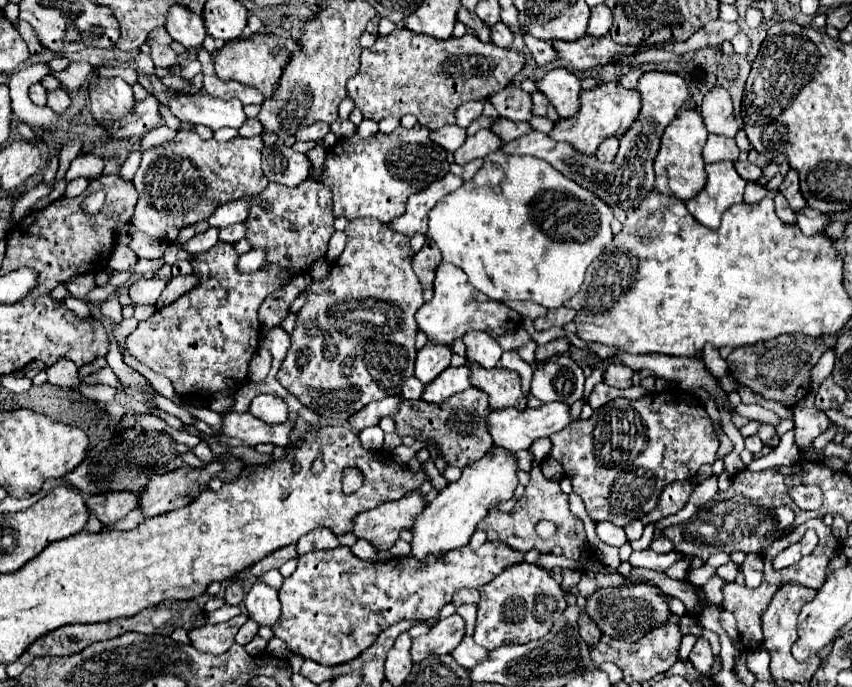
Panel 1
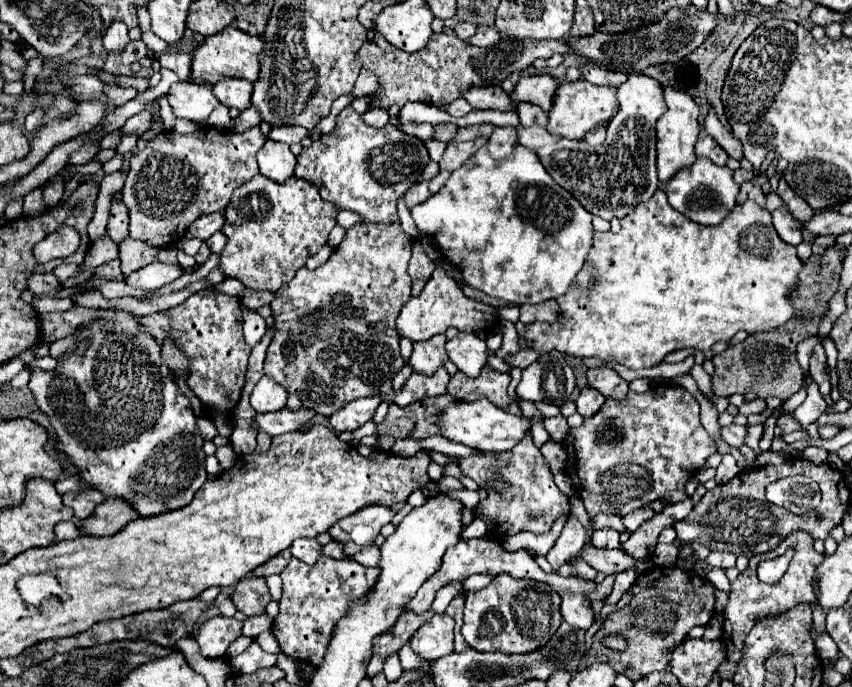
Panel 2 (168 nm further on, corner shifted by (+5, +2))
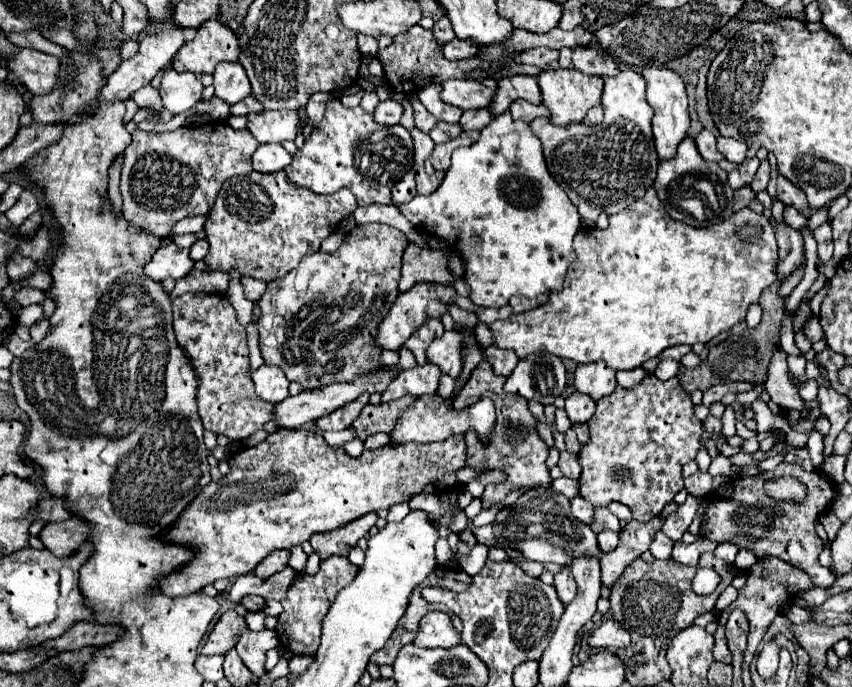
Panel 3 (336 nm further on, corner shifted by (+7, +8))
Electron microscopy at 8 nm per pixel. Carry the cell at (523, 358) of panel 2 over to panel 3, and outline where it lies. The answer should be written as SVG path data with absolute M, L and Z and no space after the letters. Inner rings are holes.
M486 346L484 356L490 362L494 374L498 374L498 376L508 376L514 370L514 366L518 364L518 356L512 350L502 350L496 346Z

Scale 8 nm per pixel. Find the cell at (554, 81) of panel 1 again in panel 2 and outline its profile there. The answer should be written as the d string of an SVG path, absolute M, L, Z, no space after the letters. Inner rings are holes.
M536 74L536 76L520 78L512 92L512 102L532 102L548 112L552 108L552 98L558 86L560 86L558 80L550 74Z

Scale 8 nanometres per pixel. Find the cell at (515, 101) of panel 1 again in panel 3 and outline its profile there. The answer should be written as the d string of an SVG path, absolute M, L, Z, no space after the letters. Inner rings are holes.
M444 80L442 82L442 102L454 104L460 110L488 108L494 96L494 90L486 88L478 80Z

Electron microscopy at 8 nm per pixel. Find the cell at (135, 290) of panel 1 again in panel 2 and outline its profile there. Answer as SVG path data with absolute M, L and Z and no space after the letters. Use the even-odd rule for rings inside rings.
M152 262L136 272L132 272L126 278L126 284L138 290L156 290L164 284L174 282L178 276L182 274L180 266L170 266L170 264L162 264L162 262Z

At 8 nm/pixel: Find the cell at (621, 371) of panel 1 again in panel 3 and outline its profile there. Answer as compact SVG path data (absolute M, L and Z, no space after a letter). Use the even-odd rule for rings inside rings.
M592 362L592 364L580 364L576 368L574 388L580 394L592 396L592 400L600 400L602 396L608 396L616 388L616 376L614 370L606 366L606 362Z

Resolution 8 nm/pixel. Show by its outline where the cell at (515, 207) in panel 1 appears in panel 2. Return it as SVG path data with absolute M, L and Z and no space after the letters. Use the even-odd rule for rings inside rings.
M510 126L494 130L494 134L488 138L488 142L472 158L468 158L468 162L464 162L464 166L460 166L460 170L452 172L446 186L440 188L436 196L432 196L424 204L418 204L418 206L412 208L412 218L414 218L420 234L430 238L434 242L434 246L440 250L440 256L462 272L462 278L466 280L468 286L472 286L476 290L482 290L488 296L496 296L504 302L512 302L512 304L518 304L518 306L546 302L550 298L558 298L560 294L564 294L568 290L570 282L574 280L574 276L578 274L578 270L582 268L582 264L586 260L586 254L592 246L592 236L594 236L592 214L588 214L588 210L584 210L582 204L576 202L576 198L572 198L572 194L568 194L568 190L564 190L562 186L556 186L556 182L544 170L542 162L536 158L536 154L532 150L516 144L516 128L510 128Z

